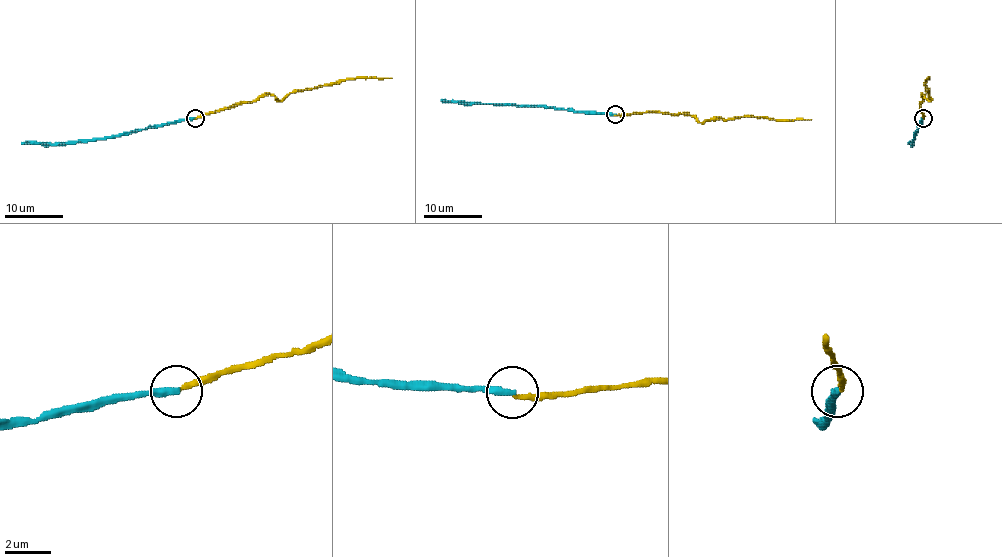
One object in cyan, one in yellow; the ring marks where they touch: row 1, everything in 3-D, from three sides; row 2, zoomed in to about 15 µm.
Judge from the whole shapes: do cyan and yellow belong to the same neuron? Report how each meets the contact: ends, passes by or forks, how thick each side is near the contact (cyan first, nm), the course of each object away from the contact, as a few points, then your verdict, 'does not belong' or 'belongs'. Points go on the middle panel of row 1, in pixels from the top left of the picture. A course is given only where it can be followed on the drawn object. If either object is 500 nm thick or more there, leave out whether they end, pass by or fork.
cyan ends; yellow ends; calibres 320 and 200 nm; course cyan (614, 114), (441, 99); course yellow (614, 115), (689, 115), (703, 122), (738, 117), (811, 120); does not belong

